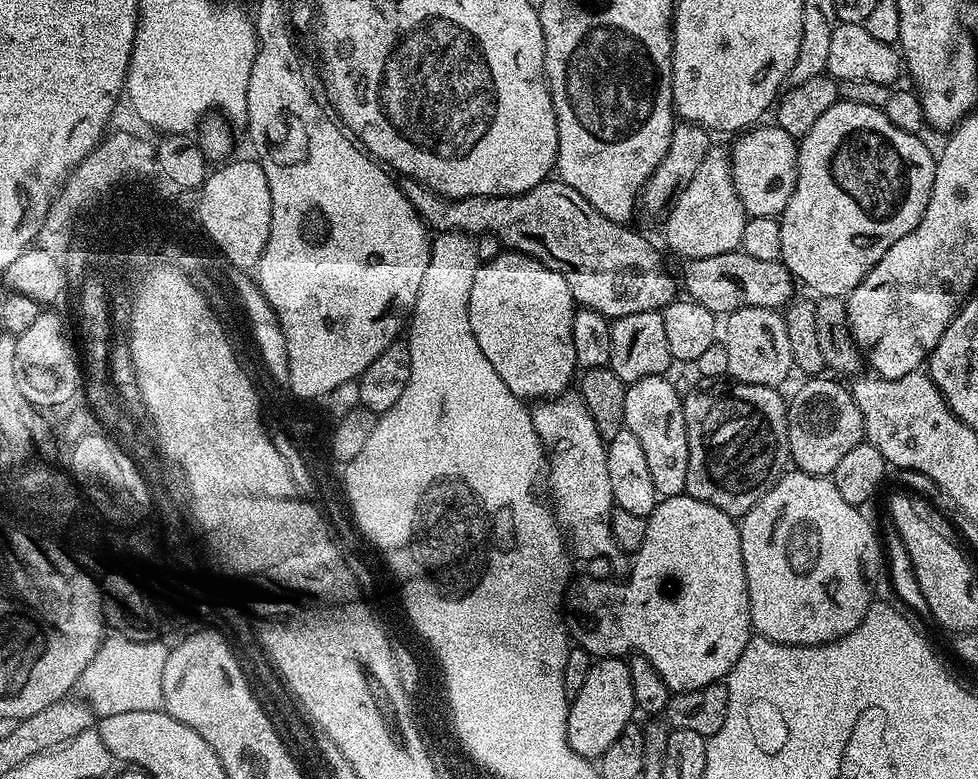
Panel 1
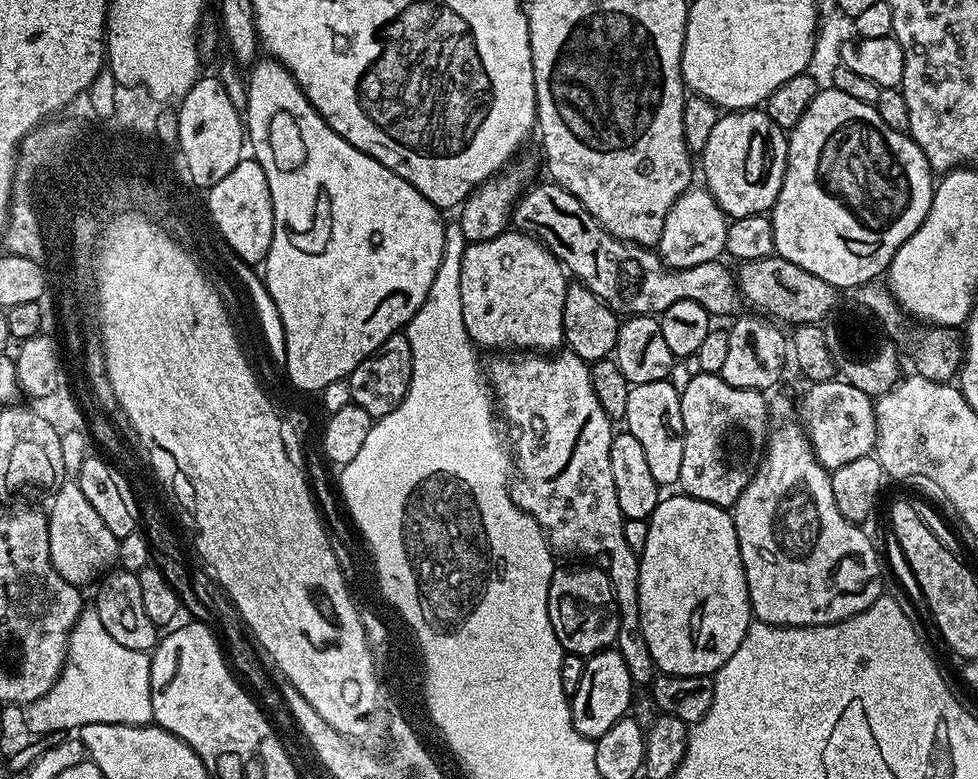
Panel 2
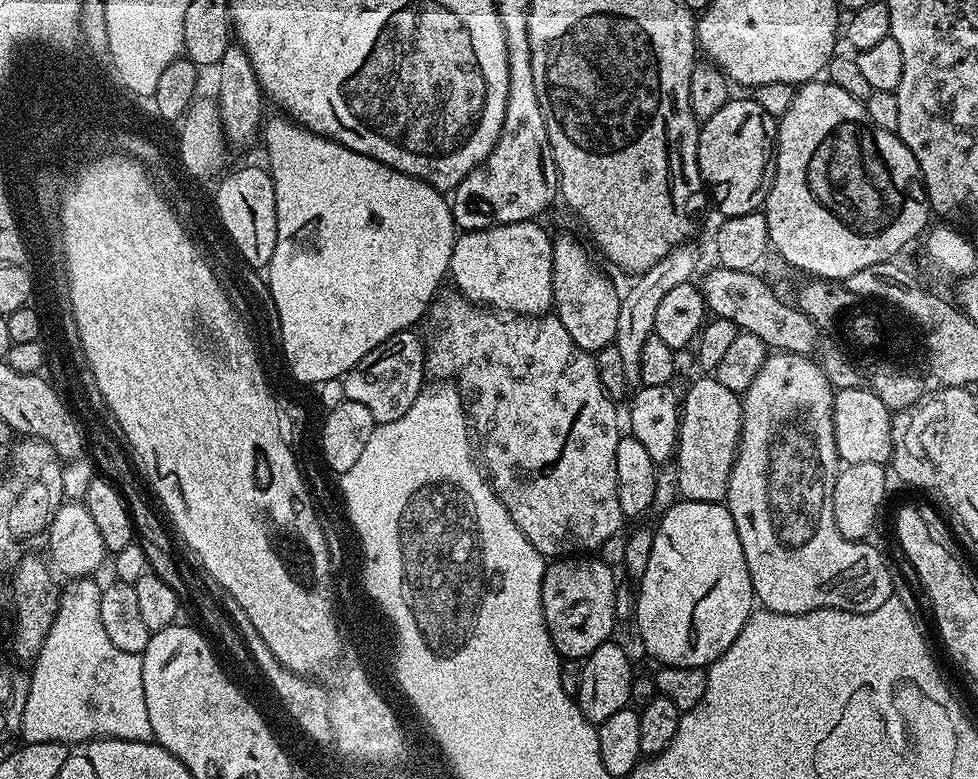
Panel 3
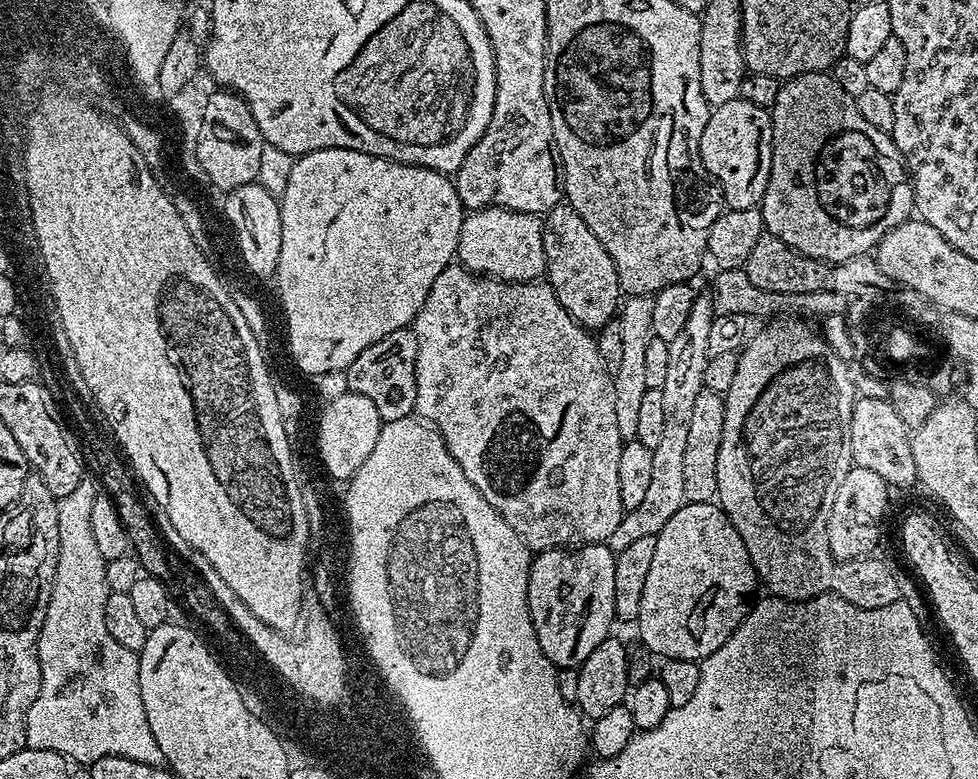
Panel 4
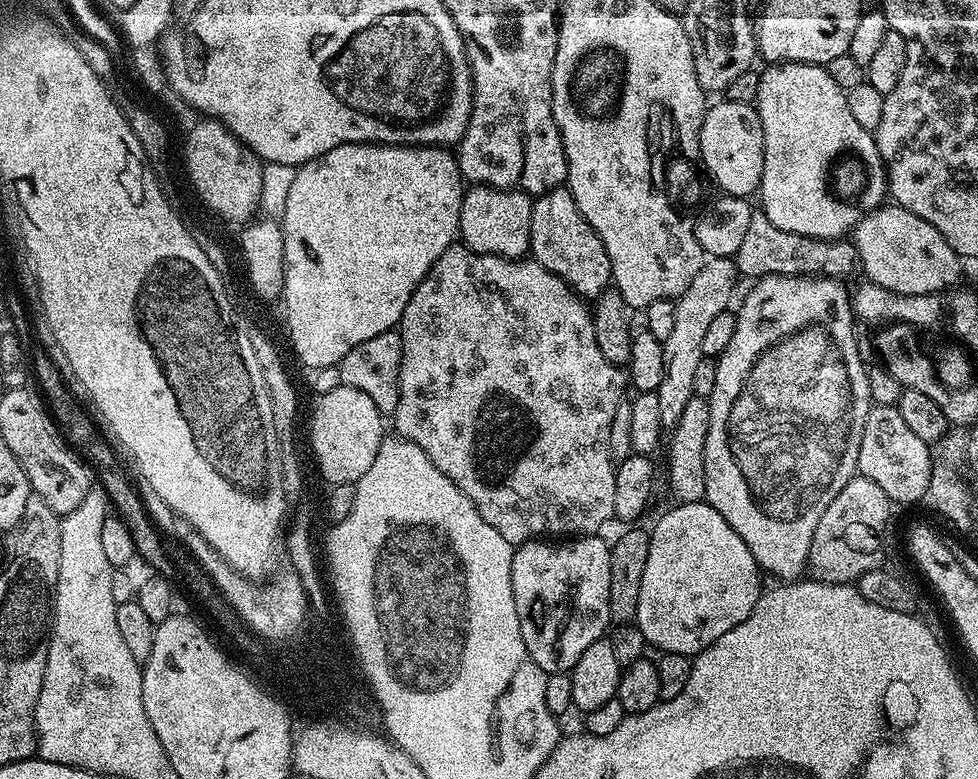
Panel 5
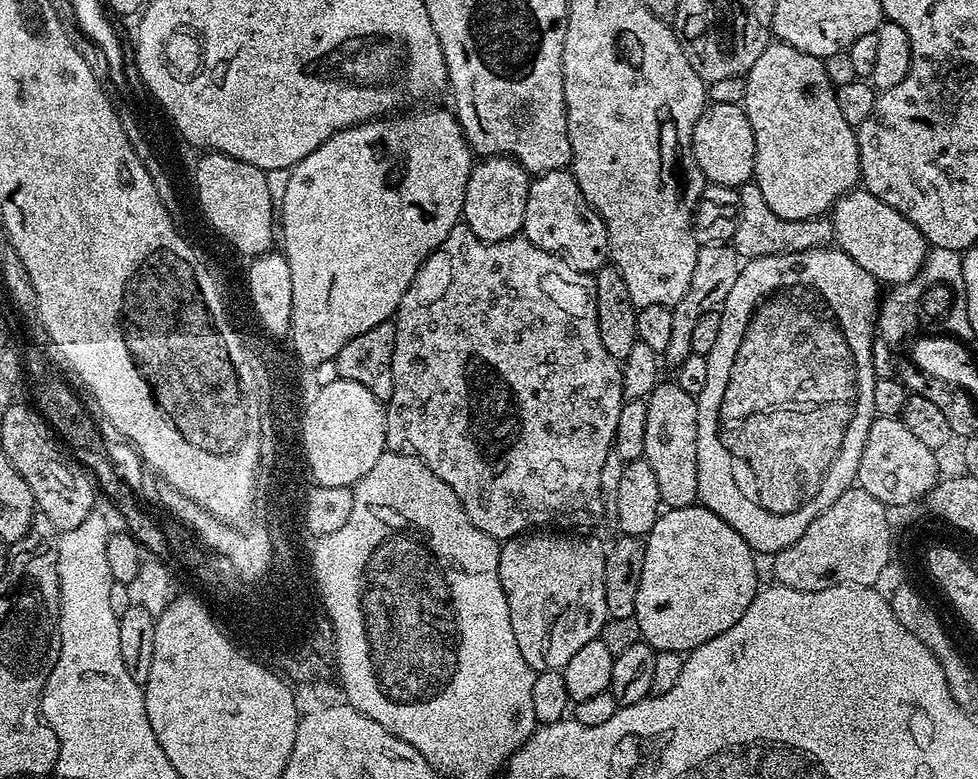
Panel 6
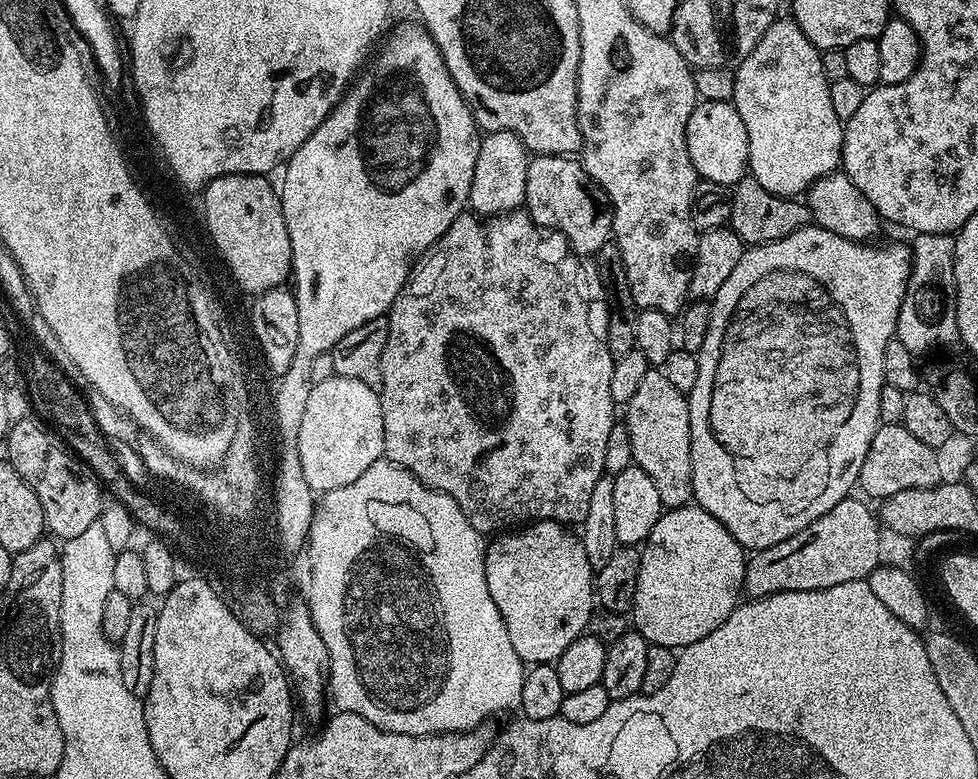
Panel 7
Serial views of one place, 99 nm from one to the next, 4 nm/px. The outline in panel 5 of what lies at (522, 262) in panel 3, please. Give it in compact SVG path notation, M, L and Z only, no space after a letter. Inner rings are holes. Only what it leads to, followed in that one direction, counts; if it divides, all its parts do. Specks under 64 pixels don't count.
M472 186L462 198L459 239L465 248L487 256L504 256L519 260L530 252L530 214L533 197L528 193L507 188Z

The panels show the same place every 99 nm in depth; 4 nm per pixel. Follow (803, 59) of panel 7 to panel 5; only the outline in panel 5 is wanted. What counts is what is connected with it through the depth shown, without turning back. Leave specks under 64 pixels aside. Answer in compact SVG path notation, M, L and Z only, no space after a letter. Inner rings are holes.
M773 63L760 72L754 107L762 122L764 135L759 207L764 216L778 226L778 230L820 240L839 240L847 237L863 216L885 203L889 195L888 169L880 157L876 137L850 115L848 93L838 86L838 82L834 82L834 78L830 78L827 67L819 64Z

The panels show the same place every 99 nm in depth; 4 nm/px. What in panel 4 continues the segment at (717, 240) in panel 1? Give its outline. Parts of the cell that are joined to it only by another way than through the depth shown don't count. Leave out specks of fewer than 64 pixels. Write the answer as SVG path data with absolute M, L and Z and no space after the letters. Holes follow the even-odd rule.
M628 296L618 309L615 321L618 335L622 337L622 359L618 370L613 375L614 382L614 414L616 415L618 434L621 441L636 439L638 434L638 406L646 395L646 346L652 341L652 318L654 302L652 296Z

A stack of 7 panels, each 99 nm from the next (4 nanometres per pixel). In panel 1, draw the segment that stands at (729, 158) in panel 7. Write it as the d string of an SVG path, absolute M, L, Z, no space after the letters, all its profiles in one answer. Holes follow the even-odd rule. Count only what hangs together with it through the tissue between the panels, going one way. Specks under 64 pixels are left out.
M768 122L765 128L753 126L735 137L736 145L730 148L732 185L749 216L779 217L796 185L798 166L797 137Z

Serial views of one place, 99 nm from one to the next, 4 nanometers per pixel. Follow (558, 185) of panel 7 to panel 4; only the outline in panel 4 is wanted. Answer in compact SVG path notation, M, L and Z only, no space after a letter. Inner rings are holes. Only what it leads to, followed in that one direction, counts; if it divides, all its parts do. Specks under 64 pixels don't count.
M566 202L556 204L546 213L542 220L542 250L547 283L551 284L558 302L574 318L576 324L589 330L599 330L613 321L622 303L622 293L618 282L618 270L610 254L598 242L594 230L582 222L582 218Z

